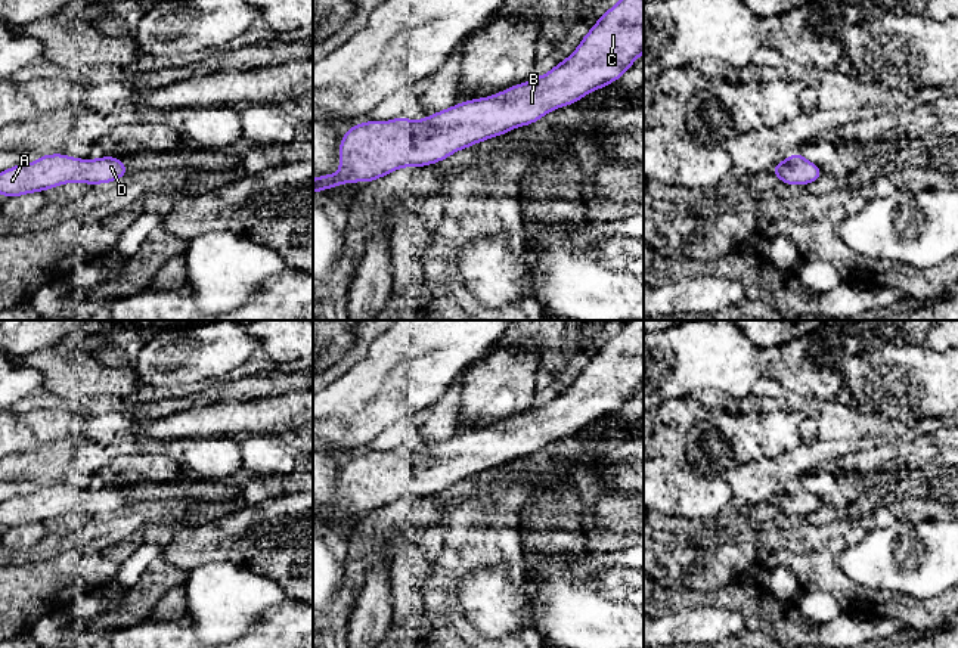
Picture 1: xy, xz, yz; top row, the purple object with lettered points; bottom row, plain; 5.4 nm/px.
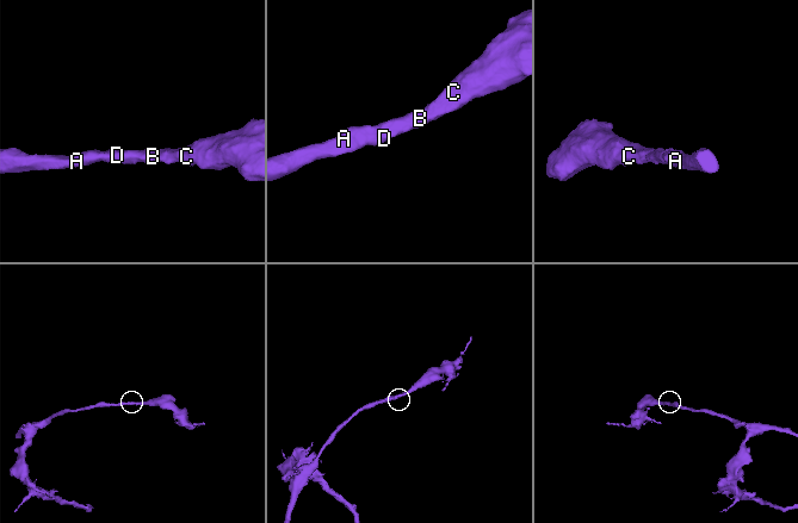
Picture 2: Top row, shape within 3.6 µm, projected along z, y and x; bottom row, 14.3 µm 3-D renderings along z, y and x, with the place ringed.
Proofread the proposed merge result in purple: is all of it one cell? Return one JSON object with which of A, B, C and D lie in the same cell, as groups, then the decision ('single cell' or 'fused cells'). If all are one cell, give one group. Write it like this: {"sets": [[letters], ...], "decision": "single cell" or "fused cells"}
{"sets": [["A", "B", "C", "D"]], "decision": "single cell"}

